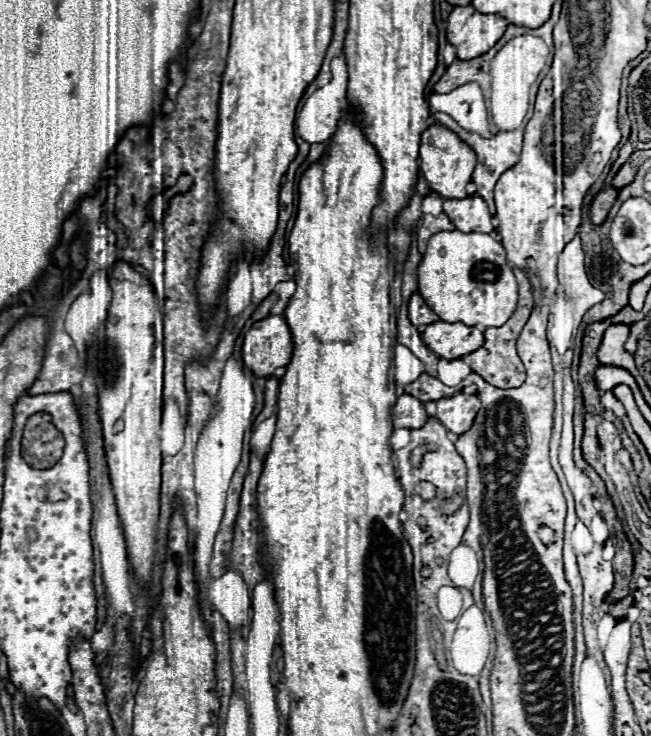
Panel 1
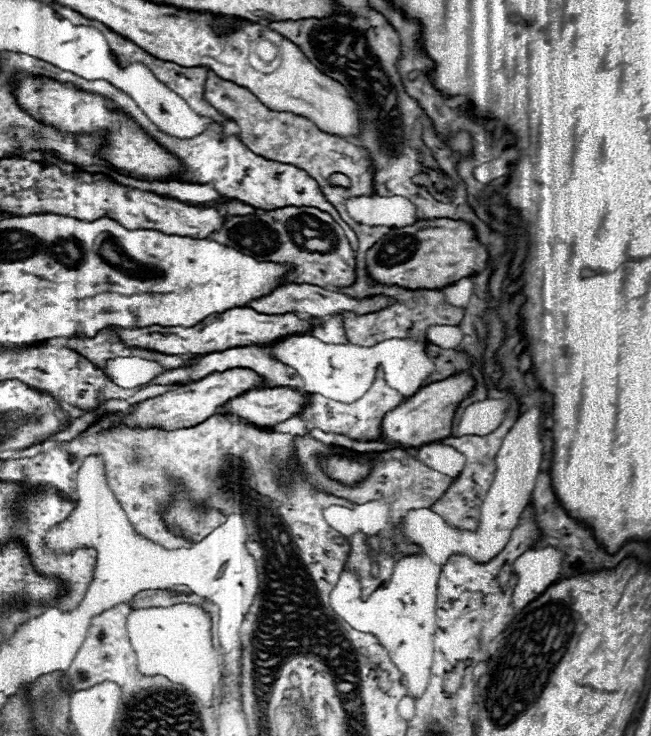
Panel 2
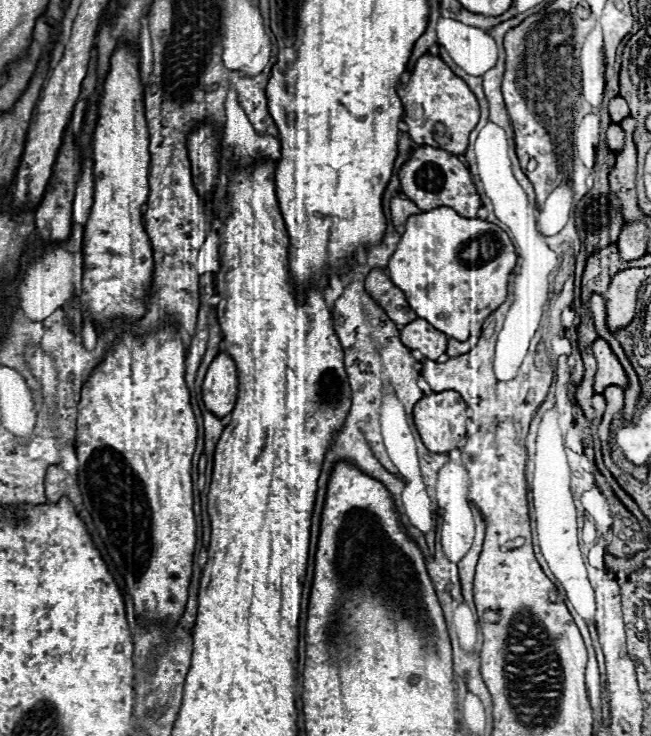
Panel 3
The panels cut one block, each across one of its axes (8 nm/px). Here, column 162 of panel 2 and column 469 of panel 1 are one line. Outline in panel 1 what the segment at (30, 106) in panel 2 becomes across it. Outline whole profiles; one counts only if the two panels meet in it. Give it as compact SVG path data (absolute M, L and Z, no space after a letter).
M432 124L420 142L420 170L432 192L438 192L442 198L464 198L466 184L472 180L472 170L476 166L476 154L468 144L464 144L454 132L440 124Z

